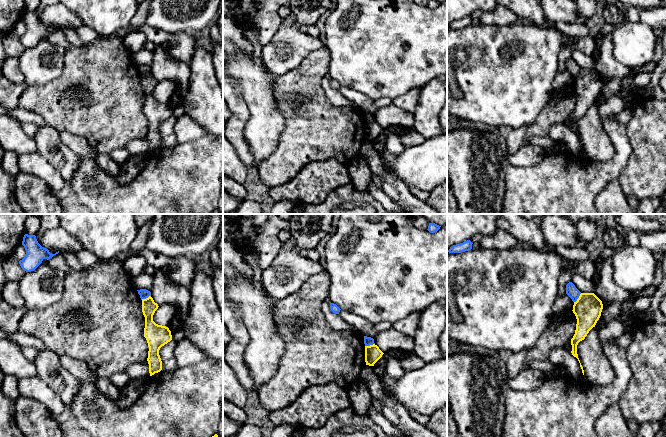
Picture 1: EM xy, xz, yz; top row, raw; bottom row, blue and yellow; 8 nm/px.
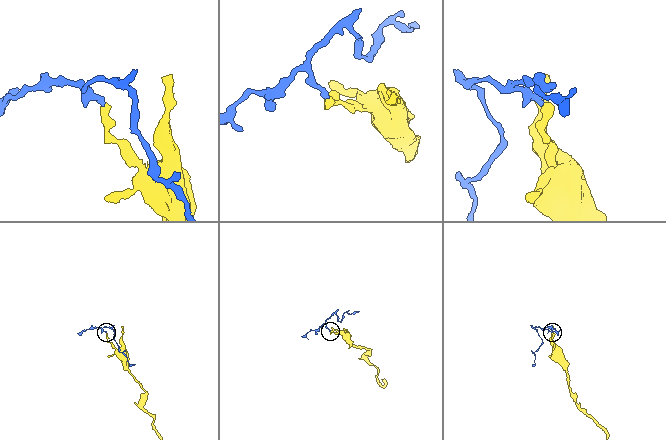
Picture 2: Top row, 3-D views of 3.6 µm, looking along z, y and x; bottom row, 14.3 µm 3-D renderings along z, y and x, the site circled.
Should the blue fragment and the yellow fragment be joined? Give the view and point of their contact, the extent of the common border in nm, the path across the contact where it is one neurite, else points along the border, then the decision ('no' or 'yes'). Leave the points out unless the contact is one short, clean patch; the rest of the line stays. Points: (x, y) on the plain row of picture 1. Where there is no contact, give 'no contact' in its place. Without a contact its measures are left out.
contact yz (578, 73); length 100 nm; border yz (581, 69), (574, 78); no

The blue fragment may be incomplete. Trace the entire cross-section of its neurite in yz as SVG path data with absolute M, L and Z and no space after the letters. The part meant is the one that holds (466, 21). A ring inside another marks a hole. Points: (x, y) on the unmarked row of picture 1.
M470 16L464 17L463 19L453 21L448 26L449 29L461 29L472 25L472 18Z

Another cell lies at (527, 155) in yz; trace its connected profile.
M522 145L515 153L508 154L506 162L516 167L533 166L544 158L542 148L537 145Z

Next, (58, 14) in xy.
M60 2L43 8L40 18L42 23L46 25L55 24L62 29L84 25L77 15Z

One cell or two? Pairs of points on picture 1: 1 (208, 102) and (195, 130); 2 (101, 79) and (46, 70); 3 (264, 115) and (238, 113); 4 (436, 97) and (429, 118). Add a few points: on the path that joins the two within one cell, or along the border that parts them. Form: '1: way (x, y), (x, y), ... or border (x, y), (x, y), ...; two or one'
1: border (185, 113), (206, 133); two
2: border (64, 49), (63, 70), (55, 78), (41, 85); two
3: border (240, 92), (249, 114), (244, 127), (244, 137); two
4: way (431, 102), (429, 104), (429, 113); one

